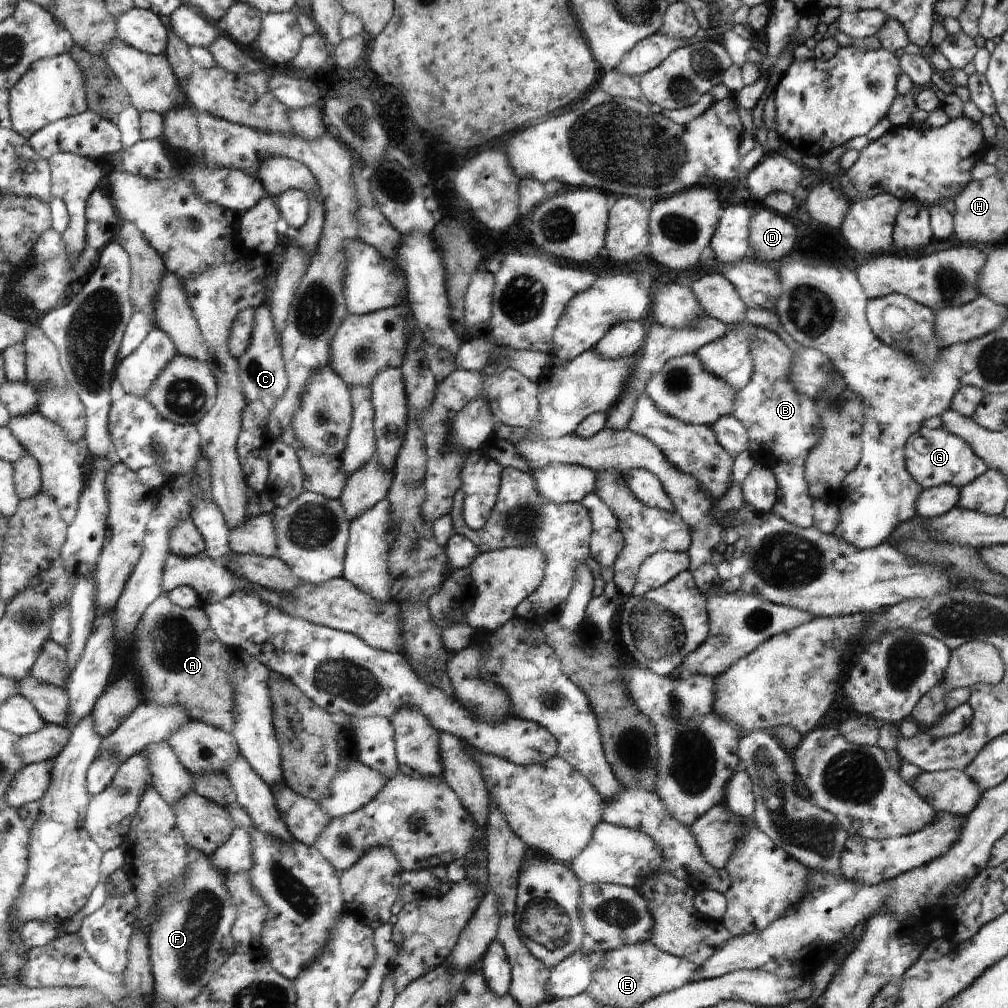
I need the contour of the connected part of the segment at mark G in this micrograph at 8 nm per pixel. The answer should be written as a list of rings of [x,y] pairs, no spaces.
[[[923,427],[906,444],[906,466],[914,480],[924,489],[940,485],[964,487],[988,470],[986,462],[974,453],[963,438],[946,429]]]

